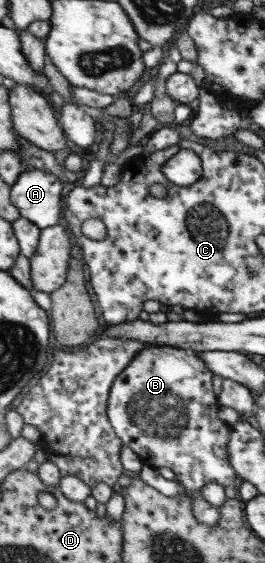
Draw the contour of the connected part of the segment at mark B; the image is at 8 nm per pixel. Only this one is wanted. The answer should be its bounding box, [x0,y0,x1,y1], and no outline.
[106,345,236,526]

